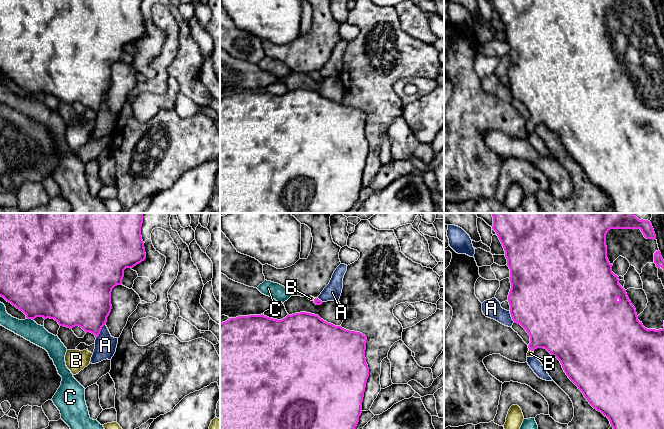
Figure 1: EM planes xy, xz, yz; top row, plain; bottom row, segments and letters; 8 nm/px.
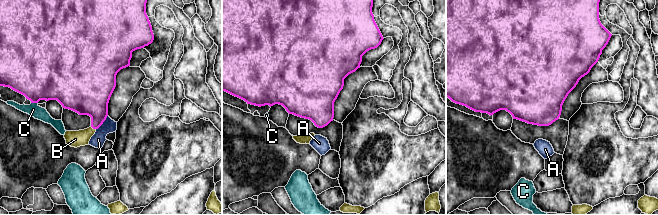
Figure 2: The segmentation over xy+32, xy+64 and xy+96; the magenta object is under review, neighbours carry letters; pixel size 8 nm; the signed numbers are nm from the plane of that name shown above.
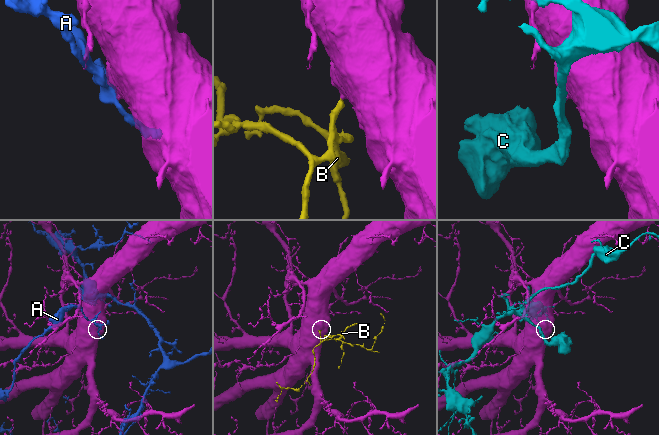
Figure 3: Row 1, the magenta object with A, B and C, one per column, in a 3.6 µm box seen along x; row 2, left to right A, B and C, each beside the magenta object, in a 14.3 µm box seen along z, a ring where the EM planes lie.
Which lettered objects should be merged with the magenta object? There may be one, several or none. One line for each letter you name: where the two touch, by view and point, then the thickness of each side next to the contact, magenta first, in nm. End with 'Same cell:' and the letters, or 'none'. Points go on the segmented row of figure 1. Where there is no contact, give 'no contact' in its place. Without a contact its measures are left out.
B: contact yz (531, 350); calibres 380 and 50 nm
Same cell: B

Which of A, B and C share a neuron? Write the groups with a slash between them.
A / B / C

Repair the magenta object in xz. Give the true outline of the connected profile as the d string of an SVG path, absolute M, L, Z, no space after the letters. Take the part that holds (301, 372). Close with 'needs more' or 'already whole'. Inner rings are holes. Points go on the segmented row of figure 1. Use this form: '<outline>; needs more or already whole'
M300 312L281 320L261 315L239 316L220 323L220 429L355 429L369 377L365 350L367 338L360 332L335 326L318 315Z; already whole

